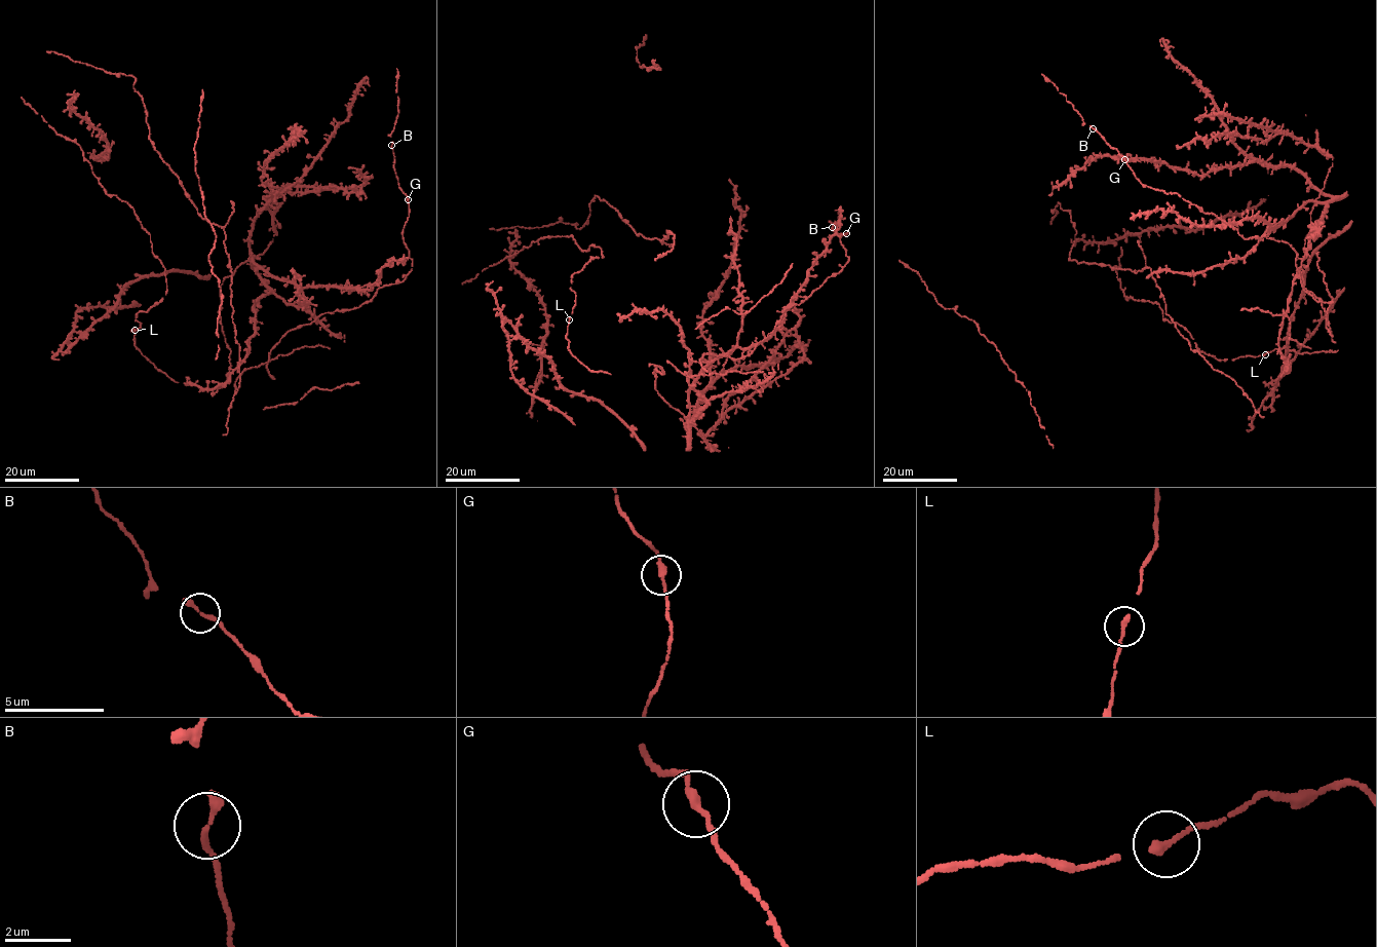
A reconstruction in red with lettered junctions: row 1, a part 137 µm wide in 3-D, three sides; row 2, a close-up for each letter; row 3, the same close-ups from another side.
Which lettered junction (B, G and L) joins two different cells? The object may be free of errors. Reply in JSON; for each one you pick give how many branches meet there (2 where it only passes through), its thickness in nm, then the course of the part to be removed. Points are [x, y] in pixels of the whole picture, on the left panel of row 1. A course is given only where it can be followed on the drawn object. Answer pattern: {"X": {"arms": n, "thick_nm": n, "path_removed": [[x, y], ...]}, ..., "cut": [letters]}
{"cut": []}

